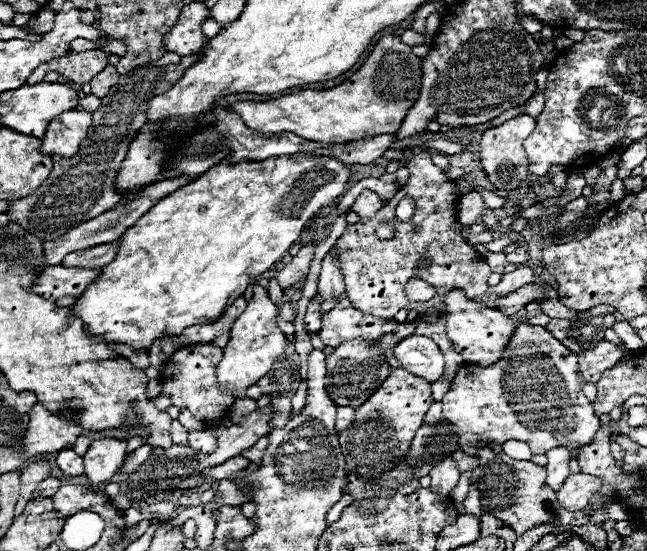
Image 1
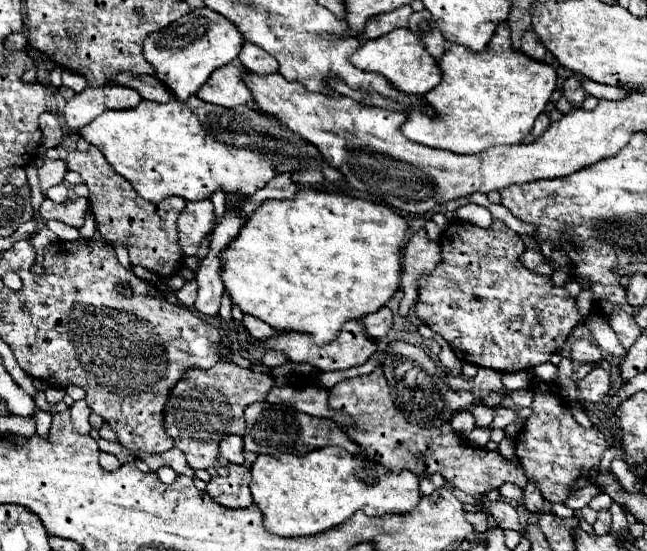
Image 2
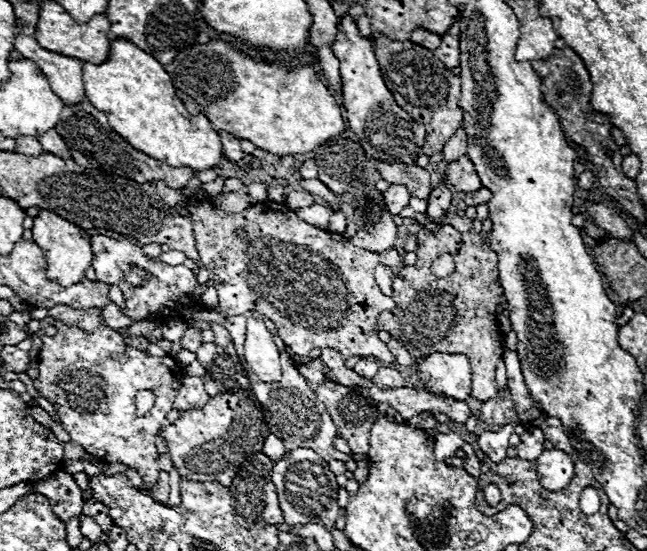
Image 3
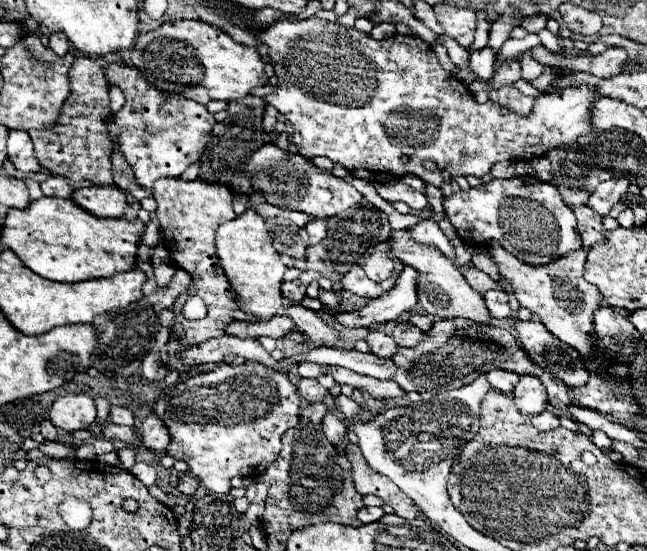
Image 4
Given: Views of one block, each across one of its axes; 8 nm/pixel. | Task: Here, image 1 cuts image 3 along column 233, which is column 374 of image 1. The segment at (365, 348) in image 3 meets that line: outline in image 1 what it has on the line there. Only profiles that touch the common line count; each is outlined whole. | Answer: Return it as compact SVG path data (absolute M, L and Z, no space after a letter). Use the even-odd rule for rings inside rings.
M430 152L416 154L406 168L410 170L408 182L394 194L394 198L376 212L372 218L360 218L356 224L348 226L346 232L338 240L338 258L344 272L348 300L362 312L372 312L372 316L394 318L394 314L402 308L426 312L430 308L444 310L440 296L448 292L448 288L464 288L468 298L482 296L488 288L486 280L492 274L490 266L480 254L474 254L474 248L464 240L464 236L456 234L452 228L458 224L458 202L460 194L456 190L456 182L448 180L446 174L432 164ZM404 198L416 198L416 212L412 222L398 222L394 208ZM380 224L392 224L396 228L396 236L390 240L380 240L376 230ZM428 254L432 258L432 266L426 270L418 270L416 262L420 256ZM418 276L432 284L438 290L438 296L428 302L410 302L404 296L406 282Z

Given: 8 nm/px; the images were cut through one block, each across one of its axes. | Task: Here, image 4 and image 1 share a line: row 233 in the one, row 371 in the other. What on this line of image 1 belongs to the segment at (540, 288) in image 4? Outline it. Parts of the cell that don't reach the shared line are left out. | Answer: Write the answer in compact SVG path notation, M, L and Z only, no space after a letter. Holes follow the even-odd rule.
M608 340L598 342L594 350L578 354L580 370L586 376L586 379L582 380L584 382L596 383L596 380L608 368L616 366L616 362L620 360L620 356L622 356L622 350L616 344L608 342Z

